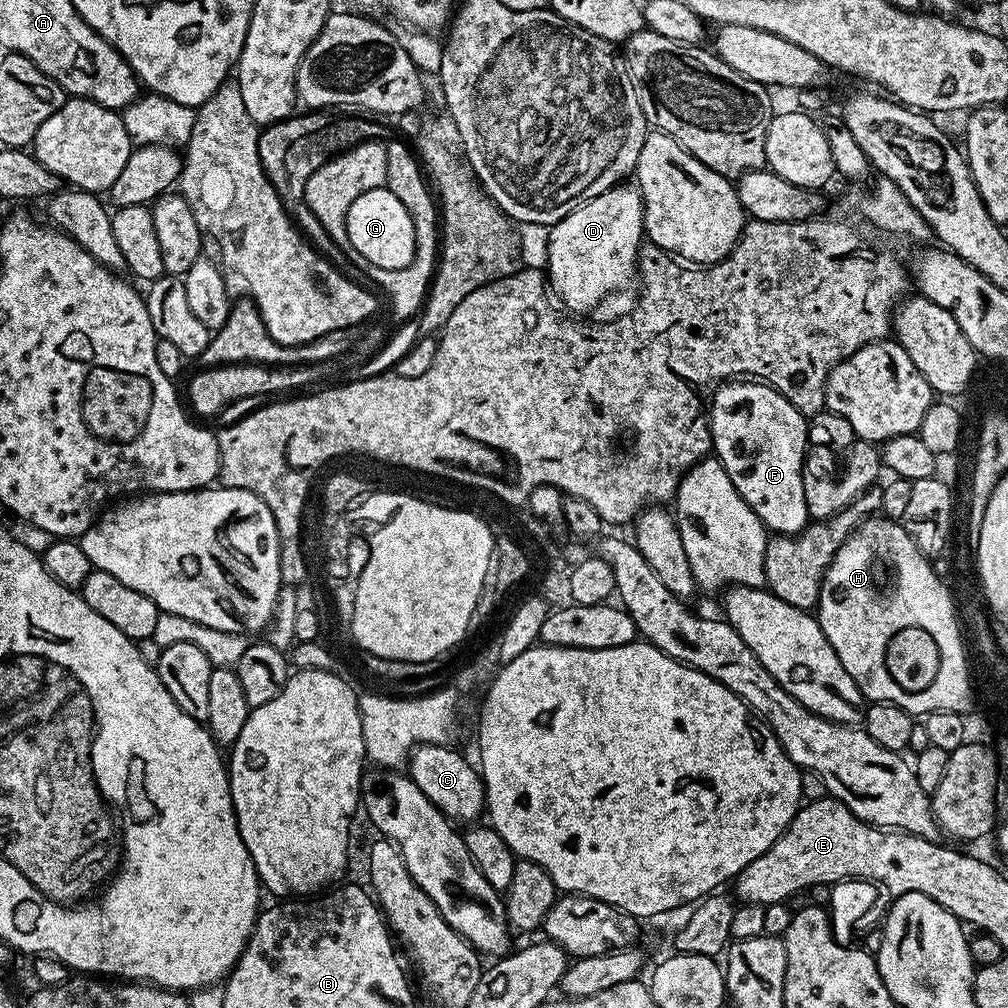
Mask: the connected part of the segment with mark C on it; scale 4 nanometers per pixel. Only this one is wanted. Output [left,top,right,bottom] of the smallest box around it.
[406,744,486,822]

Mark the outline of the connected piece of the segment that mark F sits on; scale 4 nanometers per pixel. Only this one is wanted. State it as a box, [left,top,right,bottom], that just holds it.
[711,382,810,536]

